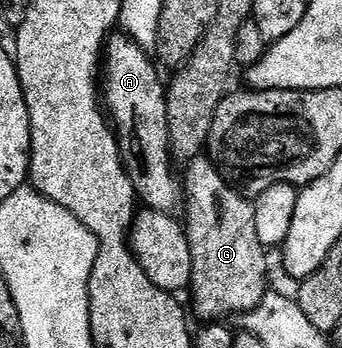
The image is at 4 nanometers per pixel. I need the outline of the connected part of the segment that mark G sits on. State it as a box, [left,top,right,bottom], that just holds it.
[182,157,268,321]

